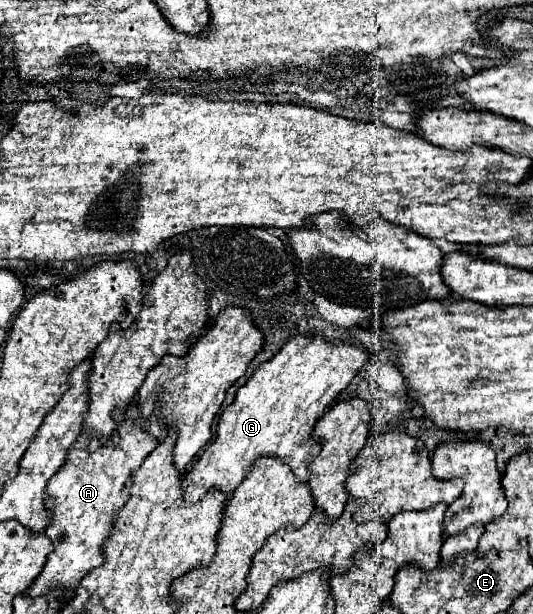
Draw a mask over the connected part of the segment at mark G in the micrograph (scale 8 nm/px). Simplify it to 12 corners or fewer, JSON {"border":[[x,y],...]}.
{"border":[[292,336],[182,480],[232,496],[254,460],[308,482],[314,424],[370,358]]}

